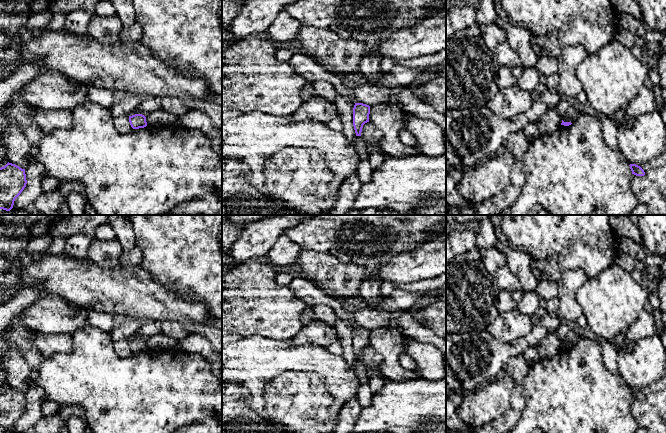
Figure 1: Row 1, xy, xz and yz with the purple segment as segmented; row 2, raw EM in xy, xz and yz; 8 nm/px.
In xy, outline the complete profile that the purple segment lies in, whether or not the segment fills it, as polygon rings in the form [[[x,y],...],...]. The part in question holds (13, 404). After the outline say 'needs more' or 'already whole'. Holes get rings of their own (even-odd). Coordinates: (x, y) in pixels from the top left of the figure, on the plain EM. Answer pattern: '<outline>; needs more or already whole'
[[[7,387],[0,392],[0,433],[12,433],[15,423],[26,411],[25,393]]]; already whole

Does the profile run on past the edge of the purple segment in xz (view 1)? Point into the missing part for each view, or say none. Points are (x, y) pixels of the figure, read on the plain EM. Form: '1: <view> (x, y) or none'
1: none

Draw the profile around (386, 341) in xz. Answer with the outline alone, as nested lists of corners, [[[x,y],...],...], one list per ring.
[[[390,326],[370,331],[369,346],[382,356],[379,371],[384,378],[393,382],[418,378],[417,372],[405,369],[399,364],[398,358],[404,353],[403,338],[397,329]]]

